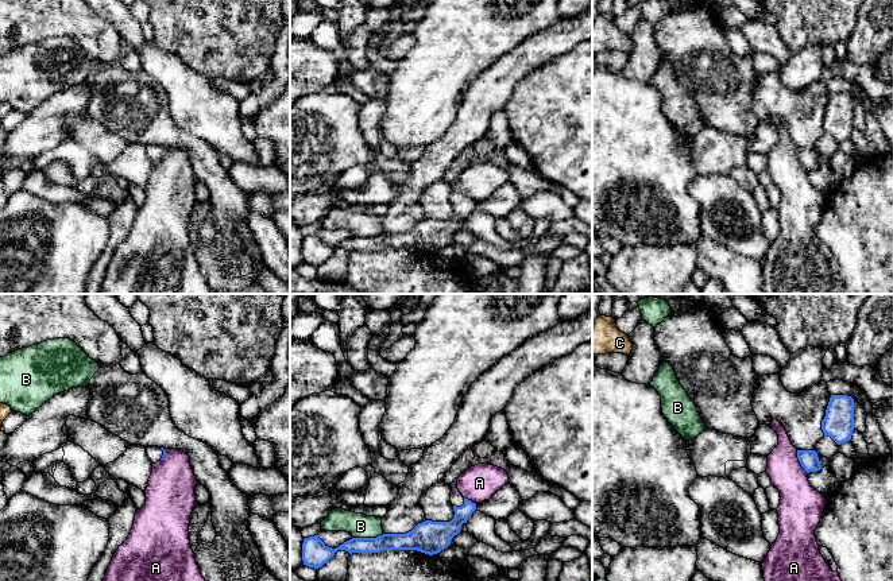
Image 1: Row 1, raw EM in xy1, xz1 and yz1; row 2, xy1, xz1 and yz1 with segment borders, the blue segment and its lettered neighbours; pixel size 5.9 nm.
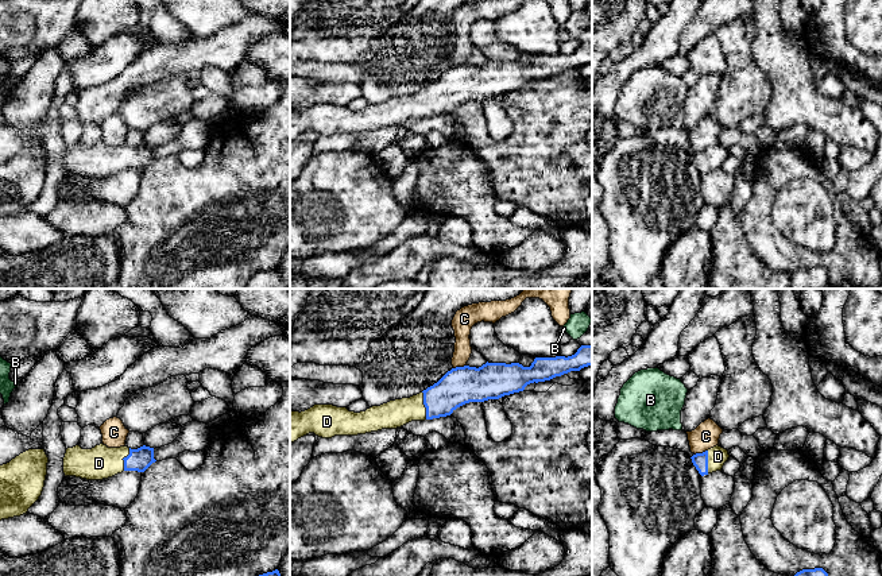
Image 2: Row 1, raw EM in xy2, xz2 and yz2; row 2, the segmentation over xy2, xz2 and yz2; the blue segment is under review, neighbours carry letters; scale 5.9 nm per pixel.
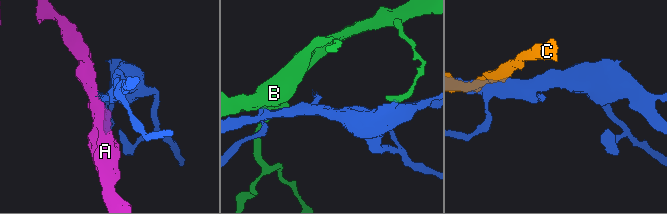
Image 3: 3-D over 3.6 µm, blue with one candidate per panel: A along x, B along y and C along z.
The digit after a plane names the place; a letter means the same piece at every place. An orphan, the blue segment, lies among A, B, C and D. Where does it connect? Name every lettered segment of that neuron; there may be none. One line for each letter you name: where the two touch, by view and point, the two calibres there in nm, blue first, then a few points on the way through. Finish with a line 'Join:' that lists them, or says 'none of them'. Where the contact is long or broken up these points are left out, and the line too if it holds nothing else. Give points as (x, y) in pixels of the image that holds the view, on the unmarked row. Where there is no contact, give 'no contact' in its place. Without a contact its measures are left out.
D: meets blue in xz2 at (424, 101); 220 nm thick on the blue side, 160 nm on the other; runs through xz2 (459, 84), (440, 97), (424, 101), (393, 112)
Join: D

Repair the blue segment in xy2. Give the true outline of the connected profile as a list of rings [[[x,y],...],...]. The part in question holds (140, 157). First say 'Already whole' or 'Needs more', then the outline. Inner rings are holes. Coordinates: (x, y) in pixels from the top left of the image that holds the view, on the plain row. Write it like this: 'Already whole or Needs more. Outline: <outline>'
Needs more. Outline: [[[104,142],[92,147],[82,147],[80,143],[67,146],[63,155],[65,174],[76,174],[86,178],[102,178],[112,175],[123,169],[144,170],[152,161],[154,146],[128,144],[108,146]]]

